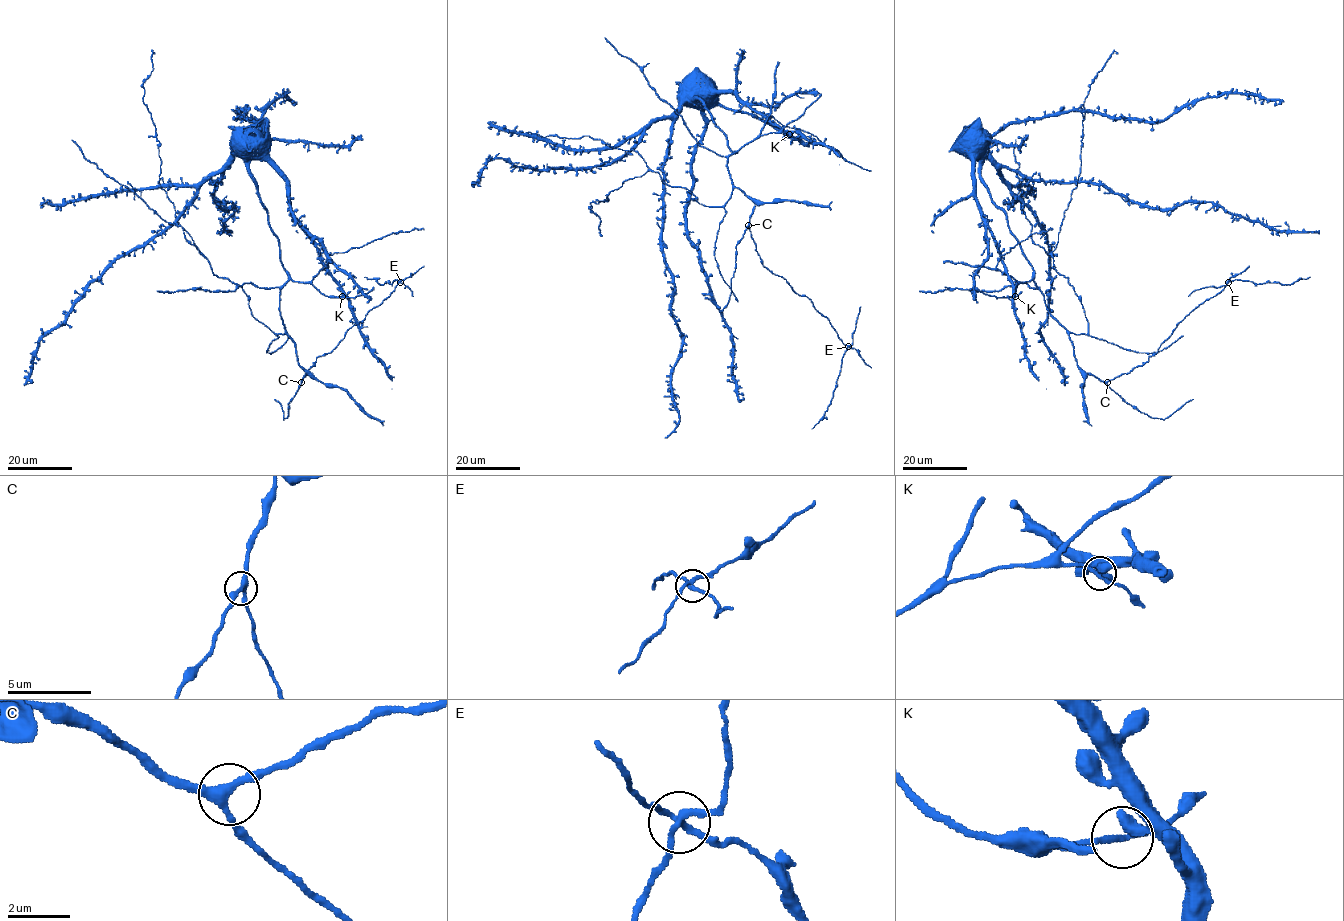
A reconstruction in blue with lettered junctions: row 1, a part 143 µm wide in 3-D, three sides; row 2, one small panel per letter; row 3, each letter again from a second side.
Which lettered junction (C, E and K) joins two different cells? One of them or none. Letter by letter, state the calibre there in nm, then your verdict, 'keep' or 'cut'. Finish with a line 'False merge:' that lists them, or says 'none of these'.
C: calibre 280 nm; keep
E: calibre 240 nm; cut
K: calibre 280 nm; keep
False merge: E

